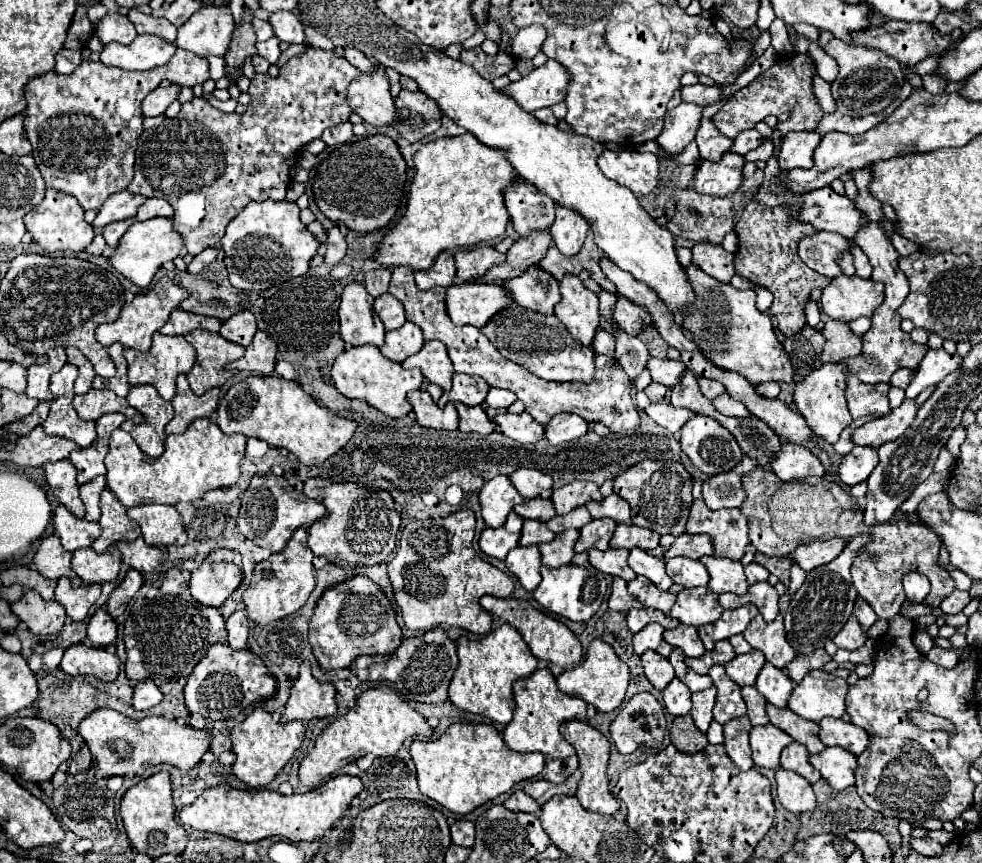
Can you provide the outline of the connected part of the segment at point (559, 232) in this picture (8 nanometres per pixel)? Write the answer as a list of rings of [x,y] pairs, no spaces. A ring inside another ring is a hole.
[[[557,205],[557,217],[555,223],[551,225],[551,237],[561,253],[567,255],[579,253],[587,237],[587,231],[589,231],[589,221],[583,215],[579,215],[569,207]]]

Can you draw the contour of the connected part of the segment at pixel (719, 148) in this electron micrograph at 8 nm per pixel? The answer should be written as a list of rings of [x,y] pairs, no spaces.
[[[701,119],[695,141],[699,145],[699,153],[701,159],[709,159],[709,161],[719,161],[723,153],[729,151],[729,147],[733,145],[733,141],[729,137],[725,137],[723,133],[719,133],[719,129],[713,125],[711,119]]]

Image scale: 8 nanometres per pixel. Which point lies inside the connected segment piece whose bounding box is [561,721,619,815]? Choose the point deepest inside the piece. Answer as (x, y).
(592, 748)

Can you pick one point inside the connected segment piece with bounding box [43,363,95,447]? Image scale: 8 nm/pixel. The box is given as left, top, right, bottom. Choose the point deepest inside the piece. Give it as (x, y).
(63, 420)

